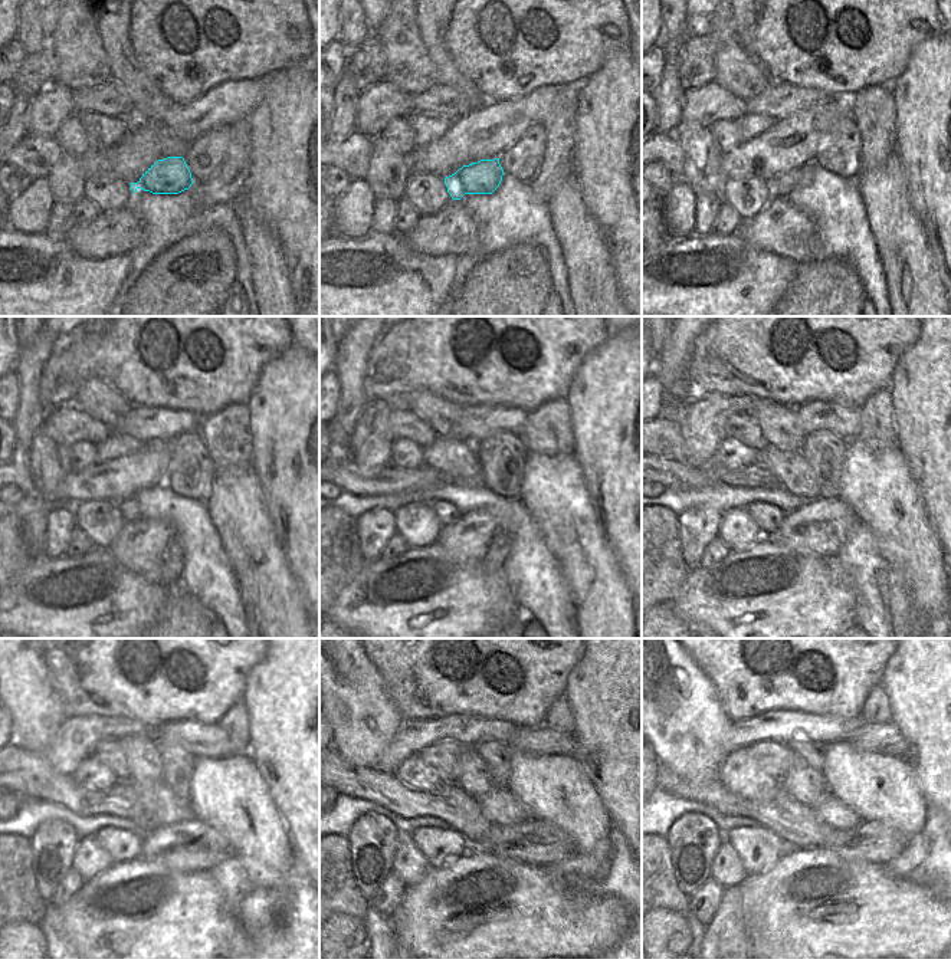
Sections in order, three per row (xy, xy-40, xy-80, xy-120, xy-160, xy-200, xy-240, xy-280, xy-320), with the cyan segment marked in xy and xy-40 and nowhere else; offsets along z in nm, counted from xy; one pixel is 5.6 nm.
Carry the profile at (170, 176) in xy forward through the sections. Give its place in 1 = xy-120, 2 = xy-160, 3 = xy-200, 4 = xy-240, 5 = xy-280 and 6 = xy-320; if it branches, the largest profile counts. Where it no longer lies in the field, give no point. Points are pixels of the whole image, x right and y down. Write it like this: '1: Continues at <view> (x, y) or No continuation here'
1: Continues at xy-120 (130, 511)
2: Continues at xy-160 (448, 514)
3: Continues at xy-200 (769, 518)
4: Continues at xy-240 (123, 846)
5: Continues at xy-280 (439, 847)
6: Continues at xy-320 (758, 849).

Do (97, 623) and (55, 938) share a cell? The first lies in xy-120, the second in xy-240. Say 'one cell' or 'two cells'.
two cells

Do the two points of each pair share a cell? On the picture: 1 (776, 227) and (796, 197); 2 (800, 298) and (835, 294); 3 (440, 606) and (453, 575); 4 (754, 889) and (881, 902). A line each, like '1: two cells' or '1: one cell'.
1: two cells
2: one cell
3: one cell
4: one cell

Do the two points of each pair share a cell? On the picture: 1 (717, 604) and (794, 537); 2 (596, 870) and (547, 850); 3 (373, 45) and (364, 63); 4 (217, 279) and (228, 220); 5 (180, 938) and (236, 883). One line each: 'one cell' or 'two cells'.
1: two cells
2: two cells
3: one cell
4: two cells
5: two cells

